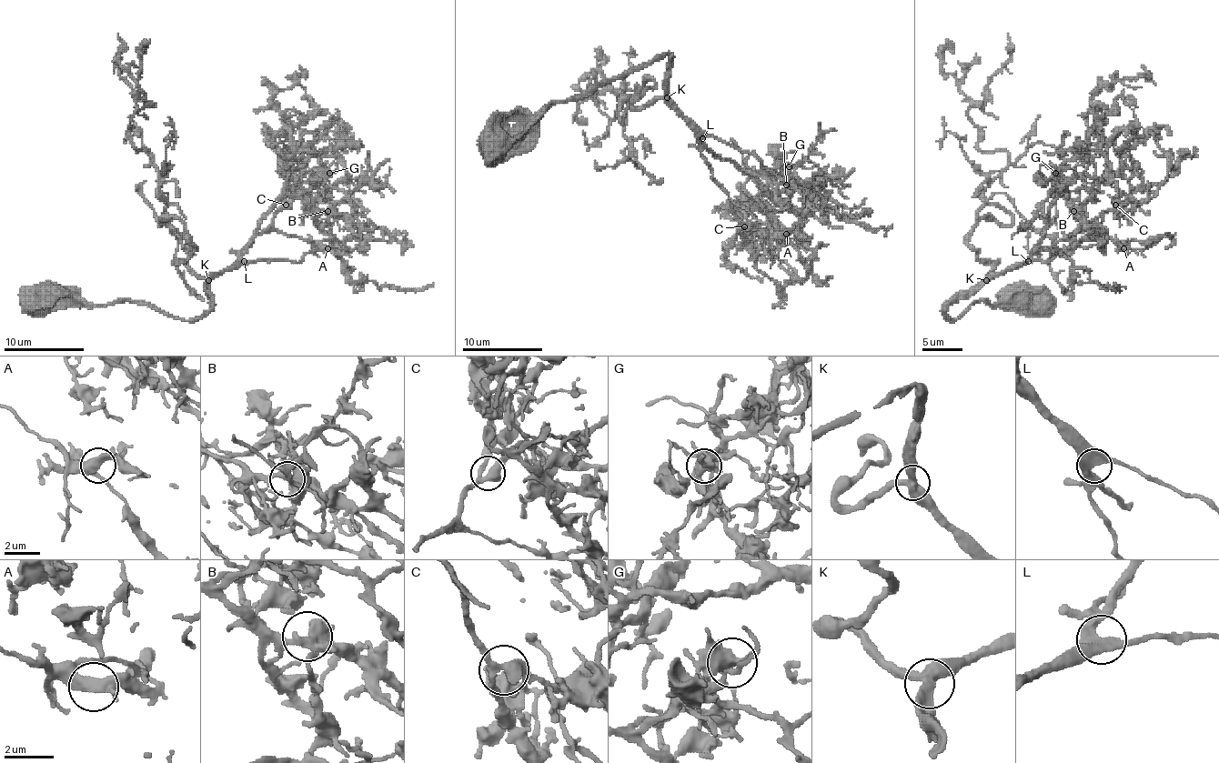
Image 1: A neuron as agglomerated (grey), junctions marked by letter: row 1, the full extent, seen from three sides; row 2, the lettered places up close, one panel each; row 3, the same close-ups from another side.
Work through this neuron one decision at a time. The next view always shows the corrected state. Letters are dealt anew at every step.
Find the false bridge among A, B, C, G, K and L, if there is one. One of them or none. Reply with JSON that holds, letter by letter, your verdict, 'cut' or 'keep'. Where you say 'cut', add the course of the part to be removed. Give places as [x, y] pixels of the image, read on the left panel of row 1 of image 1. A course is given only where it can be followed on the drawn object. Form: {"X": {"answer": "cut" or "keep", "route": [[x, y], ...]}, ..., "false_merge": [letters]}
{"A": {"answer": "keep"}, "B": {"answer": "keep"}, "C": {"answer": "keep"}, "G": {"answer": "keep"}, "K": {"answer": "keep"}, "L": {"answer": "keep"}, "false_merge": []}

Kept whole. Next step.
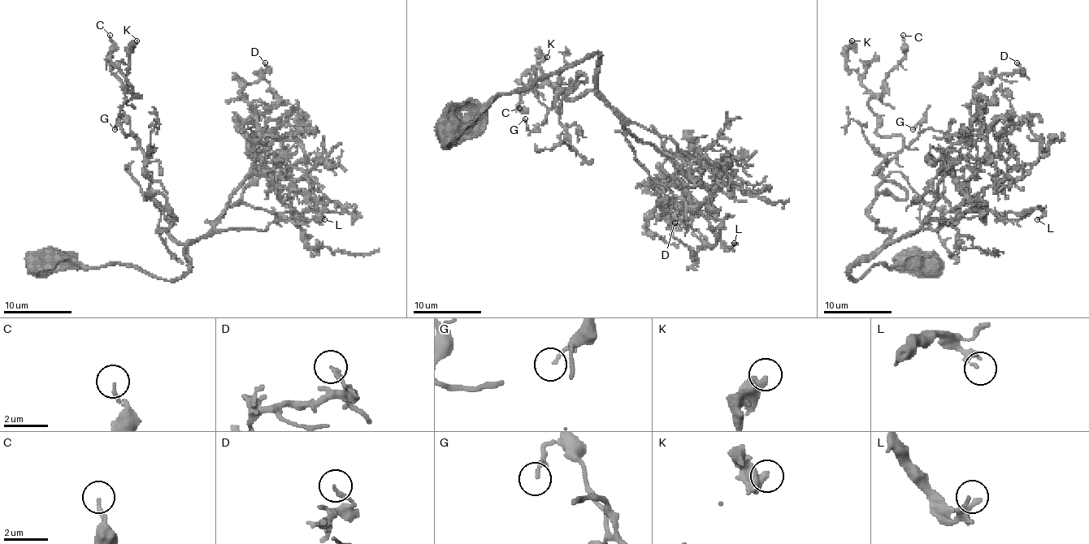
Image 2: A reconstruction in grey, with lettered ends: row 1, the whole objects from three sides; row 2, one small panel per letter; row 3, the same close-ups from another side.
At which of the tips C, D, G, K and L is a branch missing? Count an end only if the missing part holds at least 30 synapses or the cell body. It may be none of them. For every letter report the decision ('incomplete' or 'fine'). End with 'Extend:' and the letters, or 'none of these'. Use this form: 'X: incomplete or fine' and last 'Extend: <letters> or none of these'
C: fine
D: fine
G: fine
K: fine
L: fine
Extend: none of these

